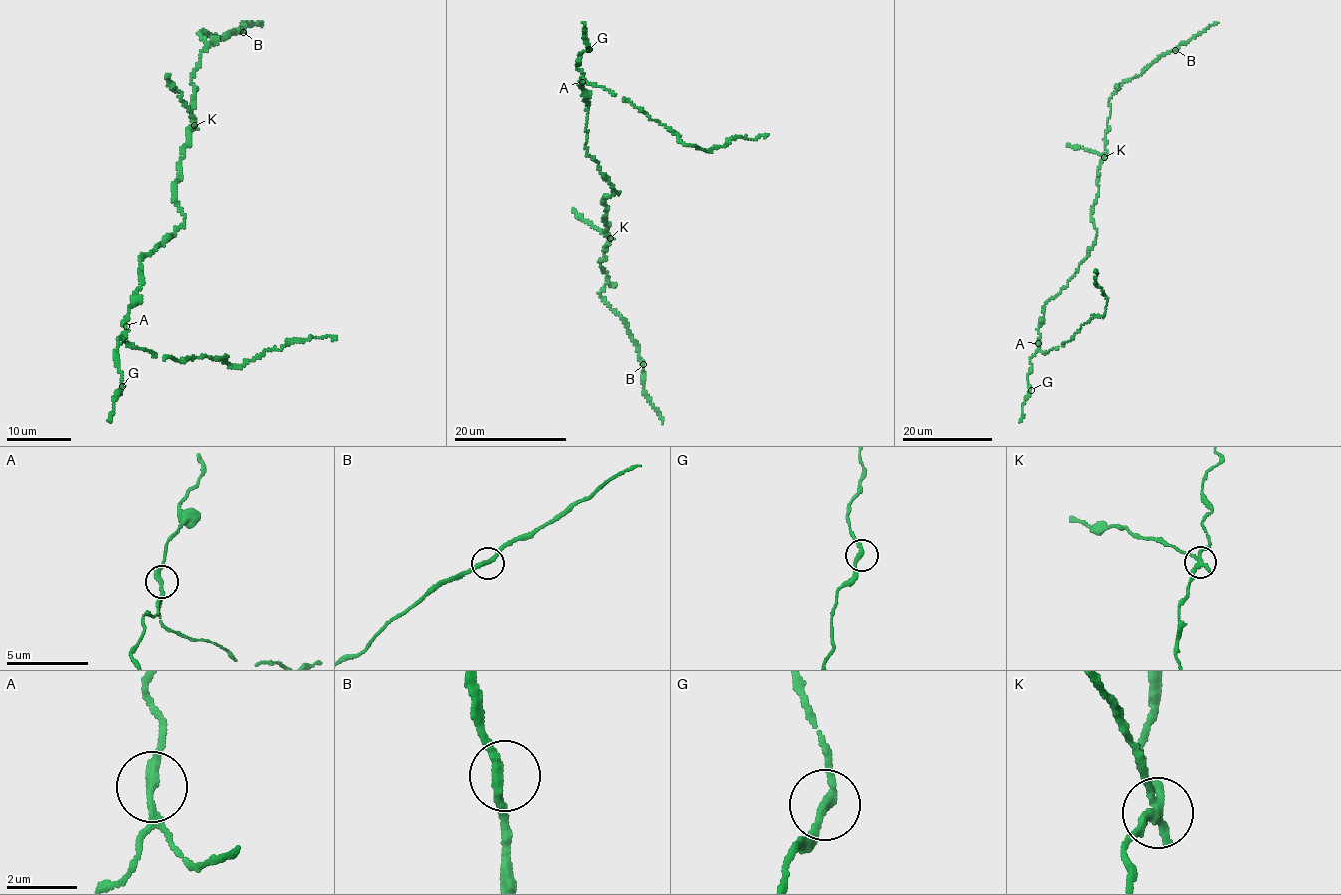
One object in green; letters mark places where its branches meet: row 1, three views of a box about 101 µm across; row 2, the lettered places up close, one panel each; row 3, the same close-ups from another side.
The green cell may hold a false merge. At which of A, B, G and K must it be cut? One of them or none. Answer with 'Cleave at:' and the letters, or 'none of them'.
Cleave at: K

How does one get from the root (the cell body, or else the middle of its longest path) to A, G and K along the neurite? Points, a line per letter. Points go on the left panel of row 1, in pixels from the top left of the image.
A: (170, 237), (140, 259), (142, 282), (133, 295), (134, 305), (128, 311), (126, 326)
G: (170, 237), (140, 259), (141, 287), (133, 295), (125, 337), (118, 340), (113, 355), (121, 374), (122, 386)
K: (170, 237), (183, 224), (173, 184), (180, 178), (178, 162), (188, 143), (189, 128), (194, 124)

